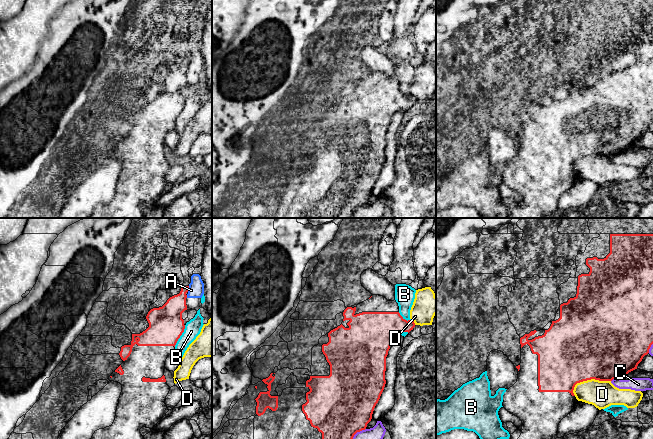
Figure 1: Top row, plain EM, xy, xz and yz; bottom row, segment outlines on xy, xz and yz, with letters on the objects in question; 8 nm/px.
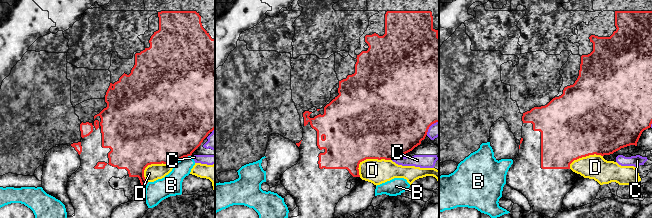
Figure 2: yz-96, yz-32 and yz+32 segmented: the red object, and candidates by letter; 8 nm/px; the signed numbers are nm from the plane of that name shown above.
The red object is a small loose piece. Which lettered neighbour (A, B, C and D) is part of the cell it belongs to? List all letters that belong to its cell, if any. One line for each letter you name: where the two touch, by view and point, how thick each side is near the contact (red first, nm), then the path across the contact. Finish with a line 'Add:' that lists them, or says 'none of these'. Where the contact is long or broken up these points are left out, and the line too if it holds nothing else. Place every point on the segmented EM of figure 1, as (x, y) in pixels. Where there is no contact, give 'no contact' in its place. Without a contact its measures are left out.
Add: none of these

